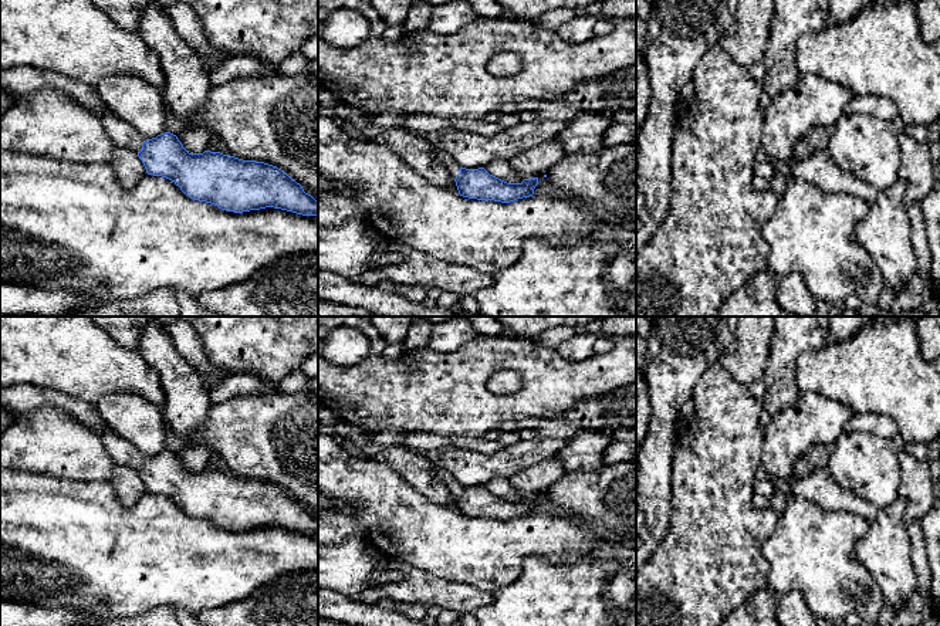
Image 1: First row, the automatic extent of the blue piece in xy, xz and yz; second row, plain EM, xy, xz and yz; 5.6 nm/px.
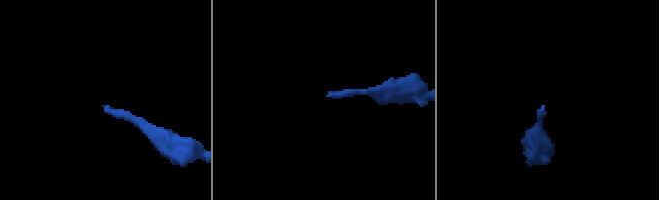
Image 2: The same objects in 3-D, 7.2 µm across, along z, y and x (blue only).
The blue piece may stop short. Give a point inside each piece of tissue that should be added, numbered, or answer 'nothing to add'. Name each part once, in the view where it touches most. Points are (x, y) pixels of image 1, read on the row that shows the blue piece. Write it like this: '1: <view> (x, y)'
1: xy (22, 81)

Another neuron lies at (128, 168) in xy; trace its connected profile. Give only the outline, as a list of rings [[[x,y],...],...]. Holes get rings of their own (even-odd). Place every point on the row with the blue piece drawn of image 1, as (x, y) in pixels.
[[[115,146],[111,168],[115,172],[116,180],[125,189],[133,189],[146,175],[146,169],[138,156],[138,152],[132,148]]]

